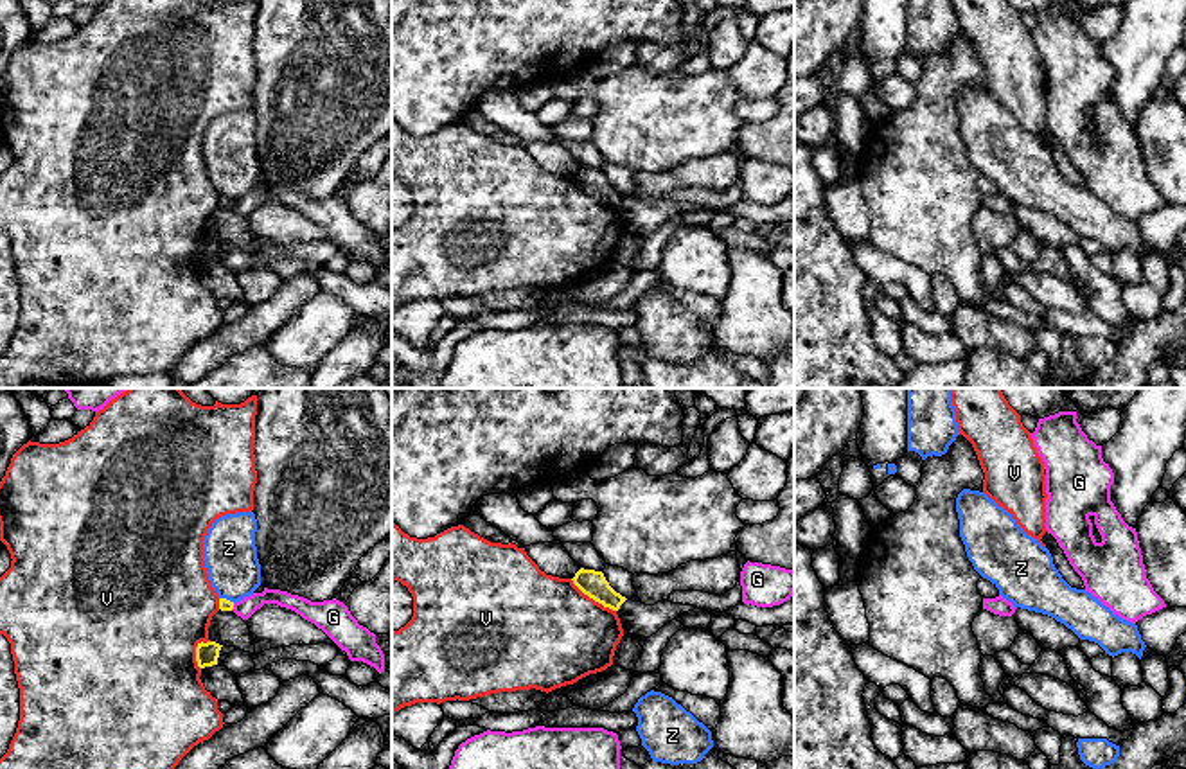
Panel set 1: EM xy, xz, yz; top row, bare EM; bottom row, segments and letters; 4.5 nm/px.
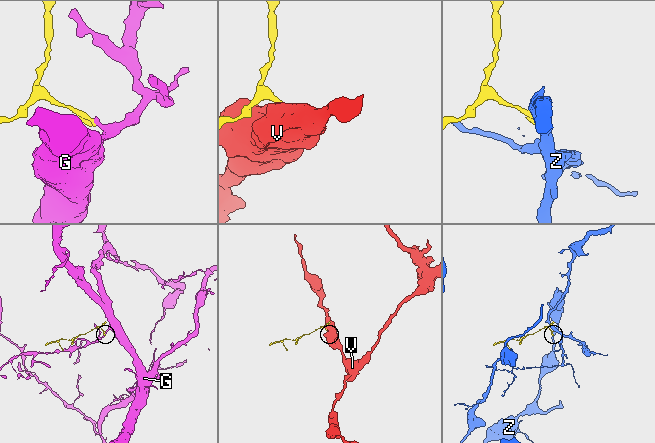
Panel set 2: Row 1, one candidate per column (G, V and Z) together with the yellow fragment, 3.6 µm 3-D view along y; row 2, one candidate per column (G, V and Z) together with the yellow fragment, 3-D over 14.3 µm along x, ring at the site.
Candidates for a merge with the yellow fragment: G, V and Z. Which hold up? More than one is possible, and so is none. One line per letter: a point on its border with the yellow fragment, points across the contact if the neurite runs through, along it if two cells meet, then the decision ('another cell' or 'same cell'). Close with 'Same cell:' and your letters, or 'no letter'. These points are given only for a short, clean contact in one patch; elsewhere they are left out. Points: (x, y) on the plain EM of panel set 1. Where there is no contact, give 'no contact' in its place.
G: meets yellow in xy at (232, 205); border along xy (234, 202), (230, 207); another cell
V: meets yellow in xz at (593, 196); another cell
Z: meets yellow in xy at (225, 196); border along xy (220, 194), (234, 200); another cell
Same cell: no letter

